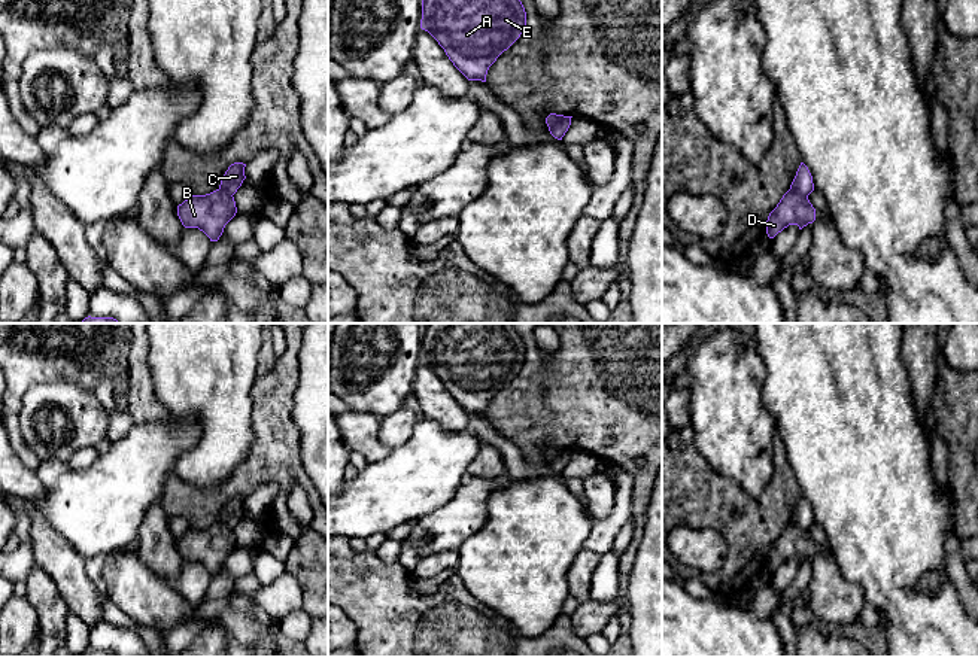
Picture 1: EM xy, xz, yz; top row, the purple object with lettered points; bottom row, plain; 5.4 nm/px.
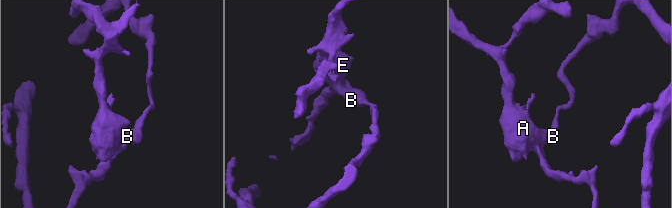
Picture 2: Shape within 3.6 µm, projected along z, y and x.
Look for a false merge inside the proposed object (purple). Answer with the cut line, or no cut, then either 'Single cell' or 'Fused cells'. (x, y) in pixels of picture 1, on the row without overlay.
Split along xz (567, 450), (549, 464). Fused cells

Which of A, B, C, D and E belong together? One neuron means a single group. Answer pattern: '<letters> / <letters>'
A B D E / C

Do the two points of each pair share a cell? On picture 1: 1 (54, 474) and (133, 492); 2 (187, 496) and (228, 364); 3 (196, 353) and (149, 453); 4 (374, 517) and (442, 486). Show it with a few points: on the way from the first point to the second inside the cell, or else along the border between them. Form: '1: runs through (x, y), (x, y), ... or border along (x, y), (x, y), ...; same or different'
1: border along (72, 470), (48, 487); different
2: border along (184, 481), (197, 487), (213, 487), (224, 483); different
3: border along (169, 414), (194, 419), (199, 435); different
4: runs through (391, 501), (406, 486), (425, 486); same

